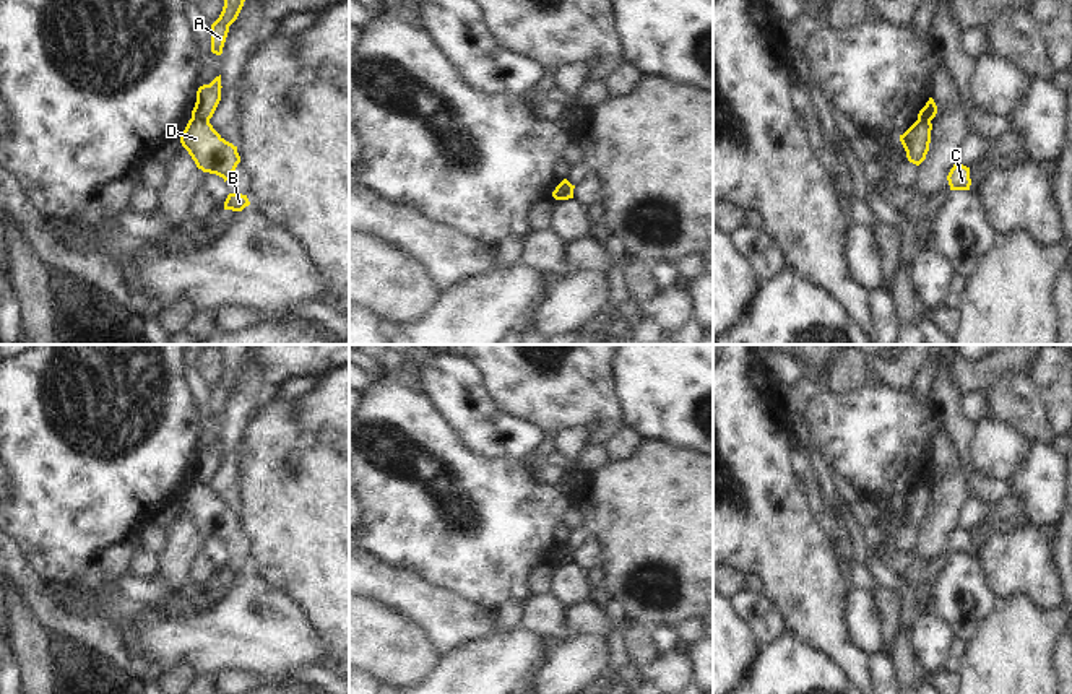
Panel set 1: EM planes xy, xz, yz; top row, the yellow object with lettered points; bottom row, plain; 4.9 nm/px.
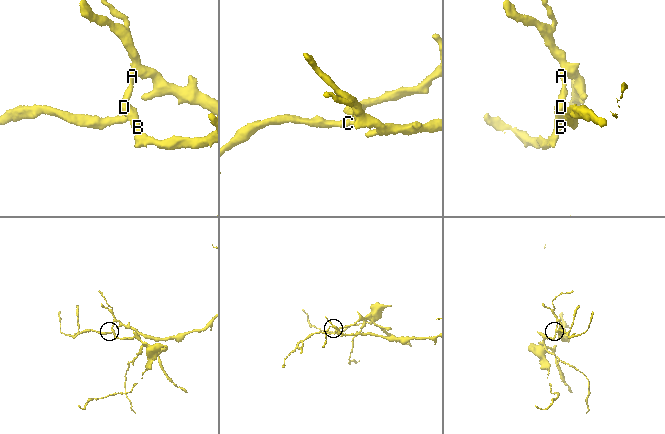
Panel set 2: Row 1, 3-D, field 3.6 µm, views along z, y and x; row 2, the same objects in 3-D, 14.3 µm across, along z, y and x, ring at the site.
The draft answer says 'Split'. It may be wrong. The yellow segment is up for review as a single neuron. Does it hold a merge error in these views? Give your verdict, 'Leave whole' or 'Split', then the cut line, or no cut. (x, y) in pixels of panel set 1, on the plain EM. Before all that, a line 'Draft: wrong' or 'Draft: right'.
Draft: right
Split. Split along xy (192, 481), (208, 486)

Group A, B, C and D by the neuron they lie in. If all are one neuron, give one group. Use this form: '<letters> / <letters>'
A / B C D

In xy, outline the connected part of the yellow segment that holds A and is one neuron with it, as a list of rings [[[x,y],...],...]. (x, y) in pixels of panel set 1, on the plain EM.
[[[214,345],[221,353],[224,371],[219,382],[211,388],[211,416],[223,418],[229,390],[237,384],[249,359],[249,345]]]

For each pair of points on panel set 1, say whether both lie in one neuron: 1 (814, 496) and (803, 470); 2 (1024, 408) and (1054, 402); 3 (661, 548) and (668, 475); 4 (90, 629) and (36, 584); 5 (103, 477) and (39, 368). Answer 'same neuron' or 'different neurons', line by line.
1: same neuron
2: different neurons
3: same neuron
4: same neuron
5: same neuron

